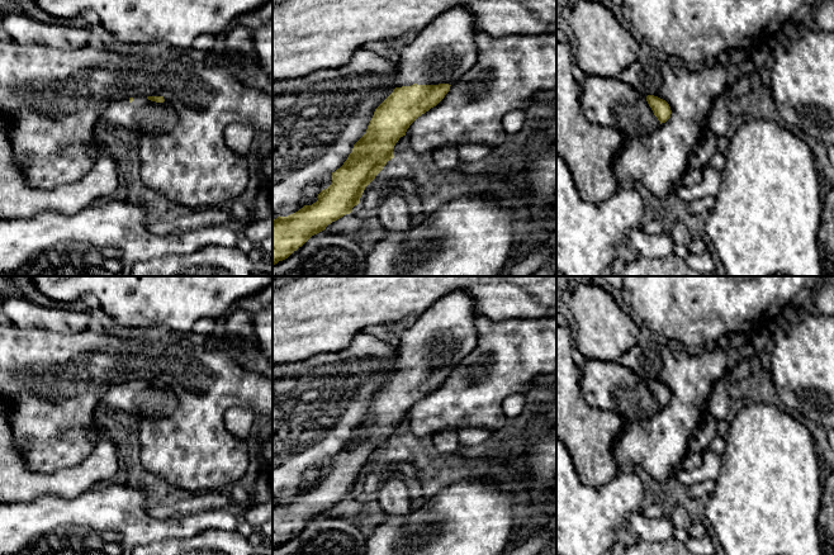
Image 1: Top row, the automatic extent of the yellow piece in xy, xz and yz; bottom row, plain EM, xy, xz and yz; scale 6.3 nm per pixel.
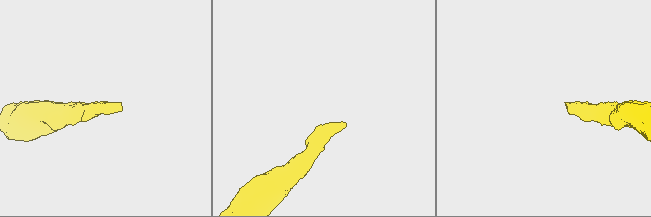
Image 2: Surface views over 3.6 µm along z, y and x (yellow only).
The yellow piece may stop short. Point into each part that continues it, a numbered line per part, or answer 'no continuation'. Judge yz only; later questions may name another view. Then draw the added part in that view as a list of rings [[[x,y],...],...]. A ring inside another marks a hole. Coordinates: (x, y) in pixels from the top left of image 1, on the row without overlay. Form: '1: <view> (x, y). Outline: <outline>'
1: yz (609, 385). Outline: [[[587,359],[581,369],[581,389],[588,405],[617,414],[624,422],[641,422],[658,413],[660,405],[654,399],[646,380],[619,361]]]

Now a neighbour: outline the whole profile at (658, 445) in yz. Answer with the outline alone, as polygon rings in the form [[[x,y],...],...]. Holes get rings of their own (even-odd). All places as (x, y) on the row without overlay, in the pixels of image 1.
[[[650,333],[649,343],[635,343],[619,360],[643,379],[654,379],[665,384],[672,394],[670,402],[655,416],[641,422],[624,422],[622,432],[616,438],[612,454],[621,469],[641,466],[653,479],[667,484],[672,471],[681,466],[688,454],[692,433],[707,414],[707,403],[715,383],[728,370],[728,356],[716,350],[691,352],[687,348],[668,342],[664,337]]]

